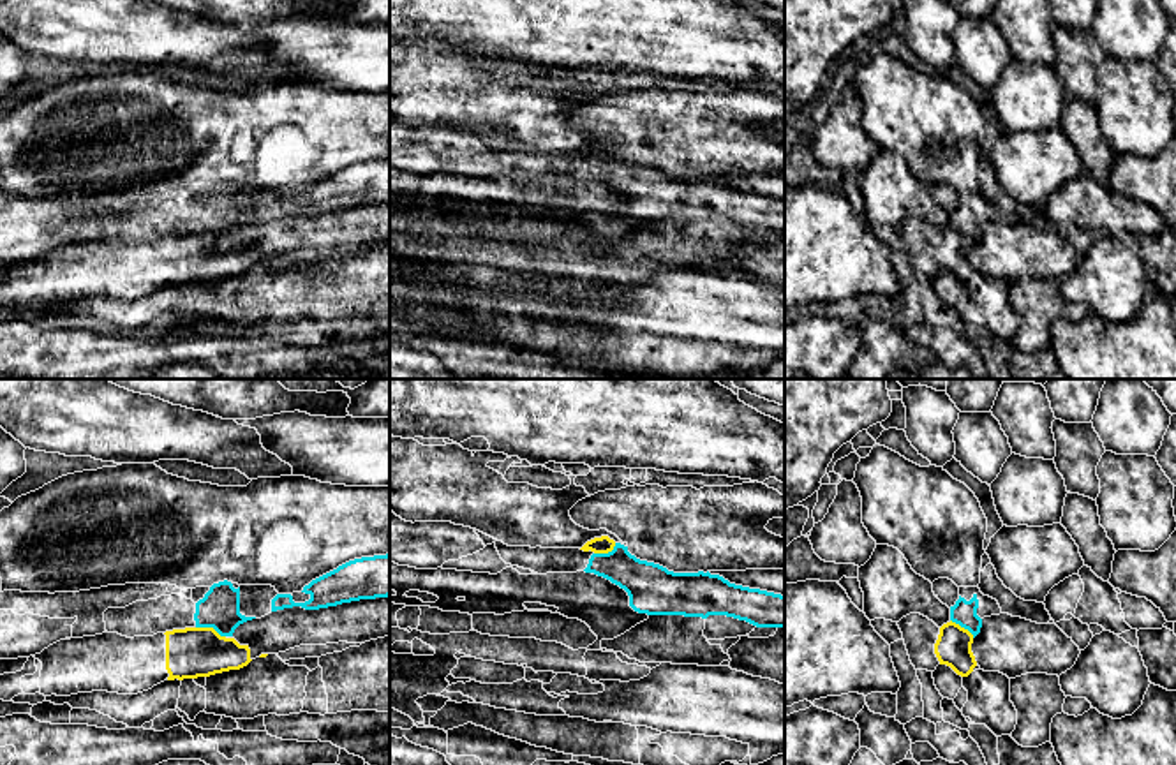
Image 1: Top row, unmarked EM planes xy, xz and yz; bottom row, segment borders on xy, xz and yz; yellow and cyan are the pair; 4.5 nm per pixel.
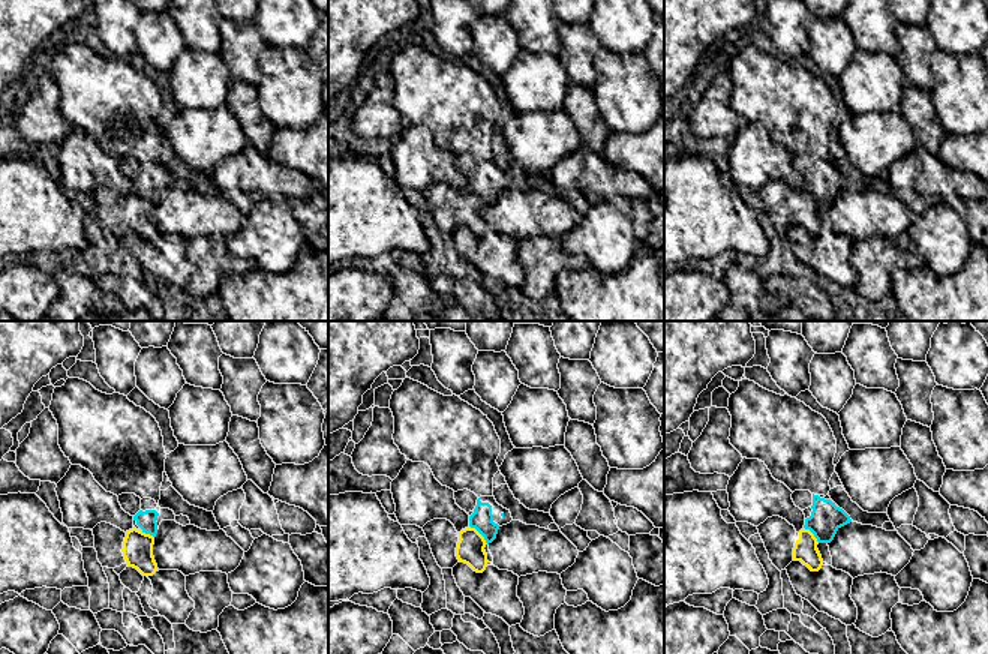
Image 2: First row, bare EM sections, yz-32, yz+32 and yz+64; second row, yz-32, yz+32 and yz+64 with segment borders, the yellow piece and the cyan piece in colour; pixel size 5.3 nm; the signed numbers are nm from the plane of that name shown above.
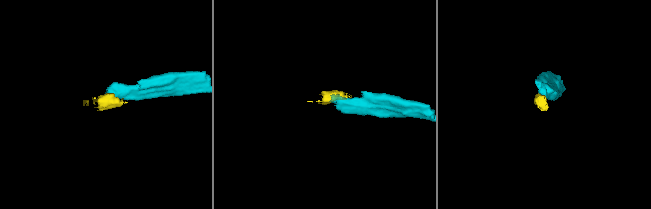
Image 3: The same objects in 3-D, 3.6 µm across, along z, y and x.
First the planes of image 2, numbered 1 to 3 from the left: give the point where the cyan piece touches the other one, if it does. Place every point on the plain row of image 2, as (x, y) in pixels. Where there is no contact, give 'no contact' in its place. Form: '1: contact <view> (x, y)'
1: contact yz-32 (147, 198)
2: contact yz+32 (480, 198)
3: contact yz+64 (813, 198)

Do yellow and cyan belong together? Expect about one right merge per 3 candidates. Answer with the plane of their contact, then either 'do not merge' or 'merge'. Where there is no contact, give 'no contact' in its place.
contact in xy; do not merge

